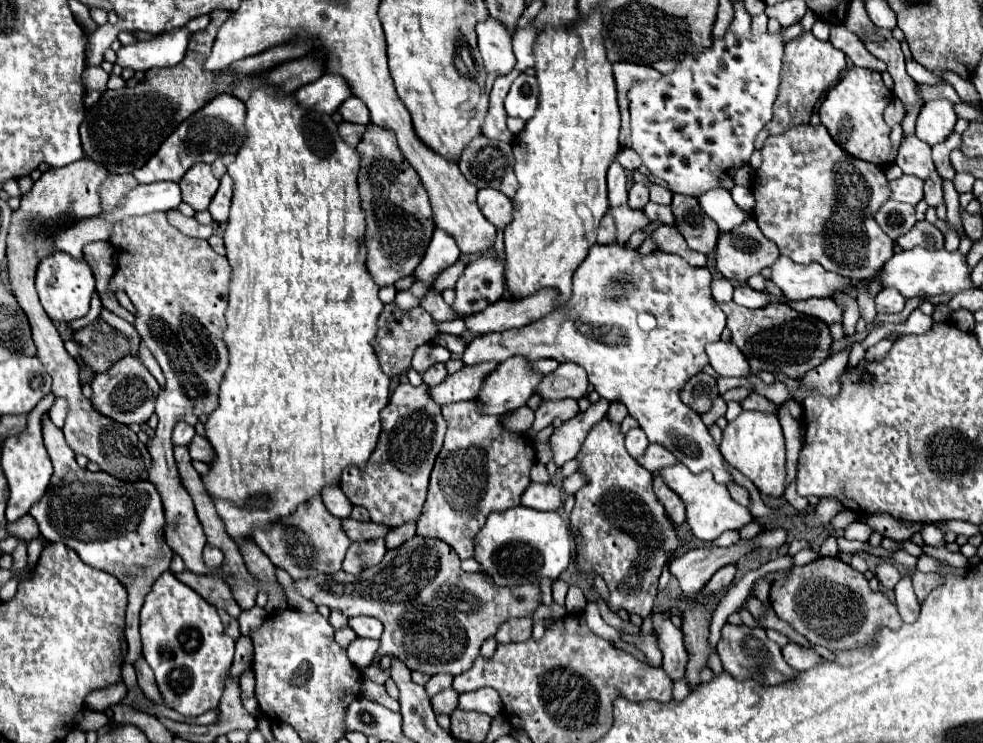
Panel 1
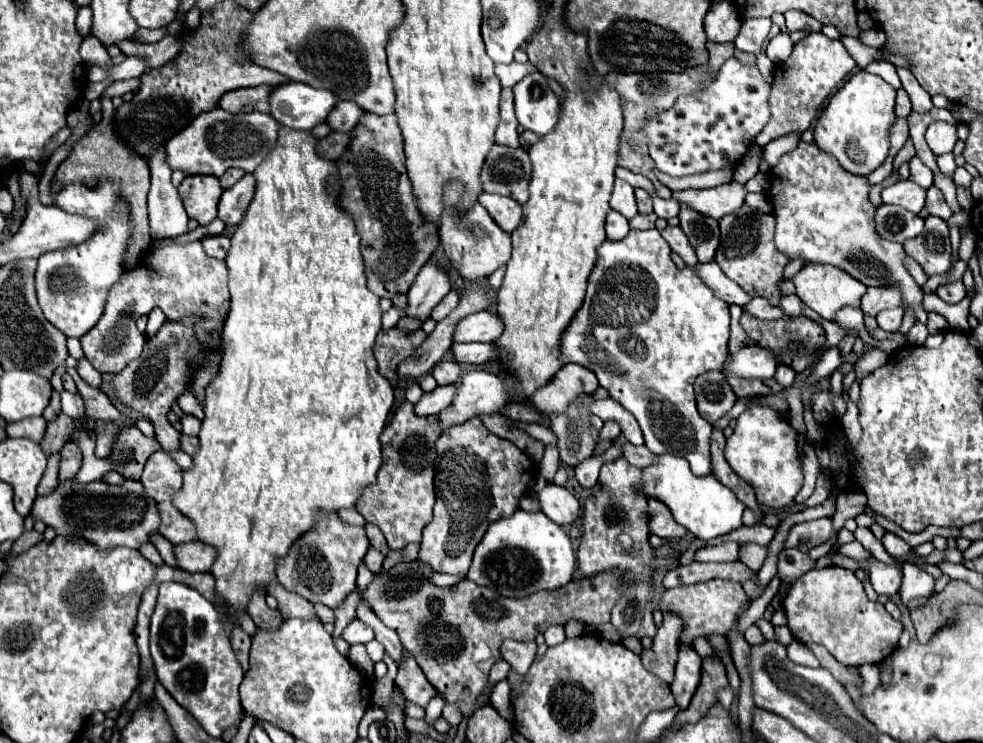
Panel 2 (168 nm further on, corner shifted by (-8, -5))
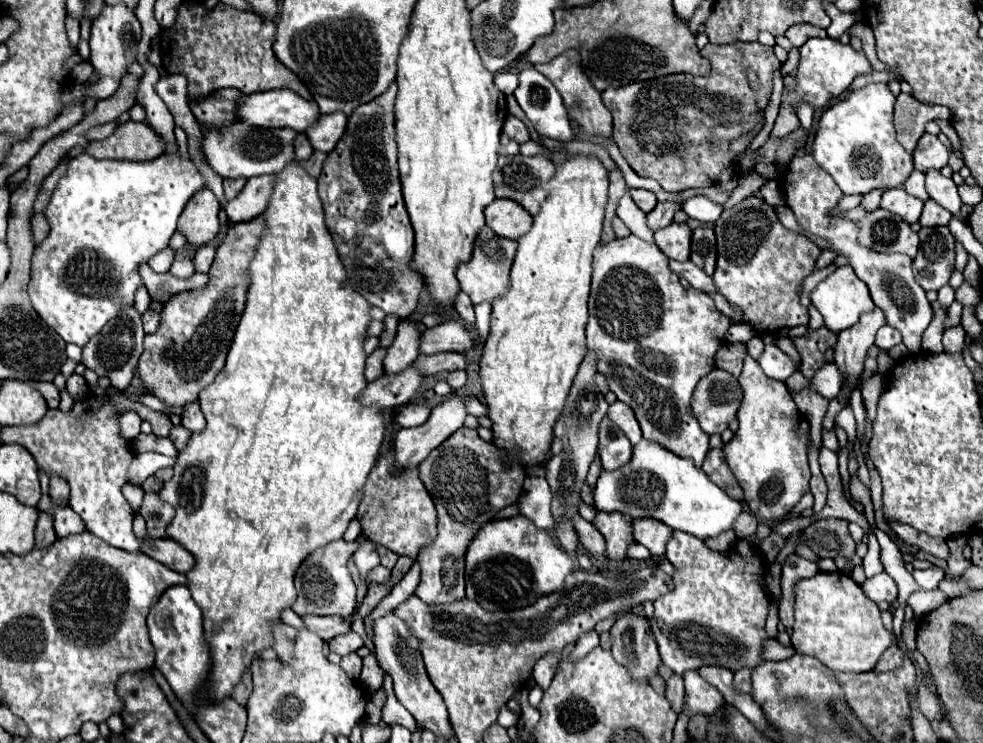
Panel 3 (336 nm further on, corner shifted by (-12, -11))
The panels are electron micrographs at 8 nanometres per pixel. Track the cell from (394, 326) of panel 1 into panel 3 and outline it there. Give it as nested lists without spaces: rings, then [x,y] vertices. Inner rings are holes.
[[[377,348],[367,358],[367,366],[365,366],[365,378],[367,378],[367,382],[377,380],[383,374],[383,356],[385,356],[385,348]]]

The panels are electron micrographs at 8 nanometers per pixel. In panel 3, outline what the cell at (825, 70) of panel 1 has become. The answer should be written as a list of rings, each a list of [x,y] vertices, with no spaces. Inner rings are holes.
[[[811,38],[801,48],[801,60],[795,72],[795,88],[783,90],[783,100],[787,100],[793,110],[797,102],[809,102],[813,108],[823,108],[831,98],[837,98],[841,92],[845,92],[855,76],[871,72],[871,64],[865,58],[863,52],[855,52],[851,46],[841,44],[839,40],[831,38]]]

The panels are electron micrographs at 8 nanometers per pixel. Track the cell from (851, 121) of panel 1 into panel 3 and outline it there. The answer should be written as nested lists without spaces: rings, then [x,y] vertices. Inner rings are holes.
[[[867,84],[849,92],[847,98],[823,112],[811,154],[845,194],[867,194],[873,188],[895,188],[911,174],[913,160],[895,138],[895,100],[897,98],[887,84]]]

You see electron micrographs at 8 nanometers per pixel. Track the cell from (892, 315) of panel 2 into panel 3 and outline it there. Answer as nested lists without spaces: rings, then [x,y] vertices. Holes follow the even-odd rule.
[[[885,324],[883,328],[879,328],[877,340],[875,340],[875,344],[877,344],[879,348],[889,350],[889,348],[893,348],[893,346],[899,344],[899,342],[901,342],[901,336],[899,336],[899,332],[895,332],[895,328],[891,328],[889,324]]]

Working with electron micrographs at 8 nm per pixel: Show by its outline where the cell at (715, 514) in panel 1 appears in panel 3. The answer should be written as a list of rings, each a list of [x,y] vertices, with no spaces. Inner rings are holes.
[[[641,440],[633,448],[633,460],[627,466],[613,472],[603,470],[593,496],[597,510],[617,510],[629,514],[631,518],[657,518],[673,530],[693,534],[701,540],[731,530],[733,522],[743,512],[743,504],[729,498],[721,488],[717,488],[717,484],[713,484],[703,470],[695,468],[691,460],[679,458],[649,440]]]

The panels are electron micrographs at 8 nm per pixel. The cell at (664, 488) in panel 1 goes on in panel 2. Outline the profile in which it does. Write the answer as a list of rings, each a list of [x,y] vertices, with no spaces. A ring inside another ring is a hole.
[[[649,500],[647,502],[647,526],[649,526],[649,532],[663,538],[663,540],[669,540],[669,538],[683,538],[687,534],[687,530],[683,530],[683,526],[679,526],[673,518],[671,518],[671,512],[667,510],[667,506],[663,506],[659,500]]]

